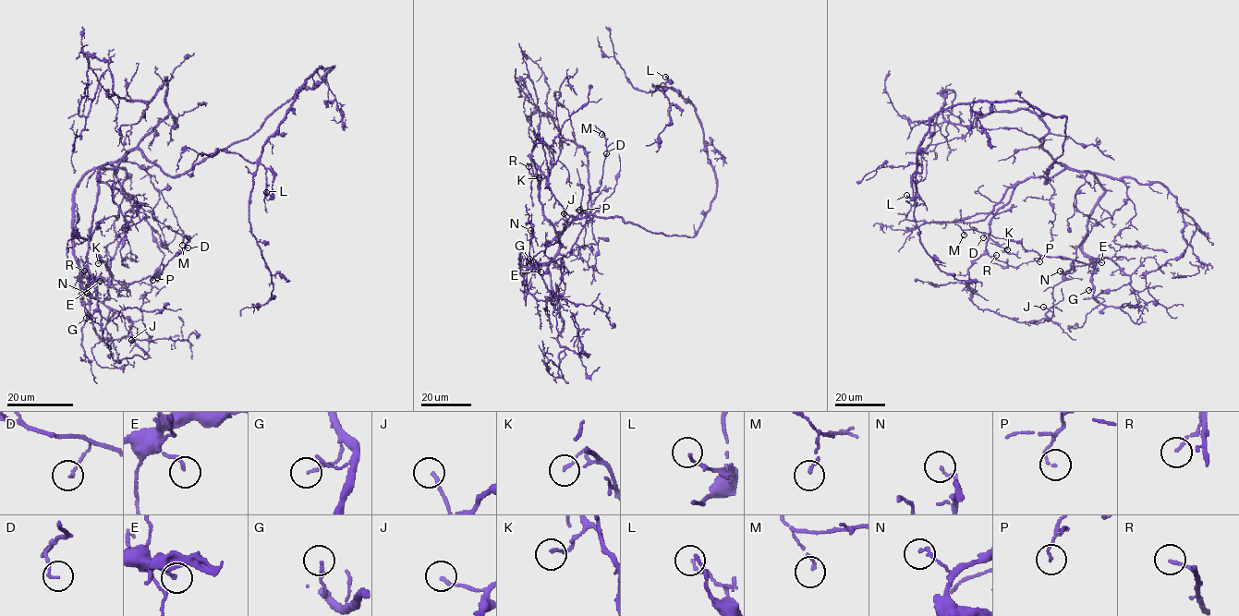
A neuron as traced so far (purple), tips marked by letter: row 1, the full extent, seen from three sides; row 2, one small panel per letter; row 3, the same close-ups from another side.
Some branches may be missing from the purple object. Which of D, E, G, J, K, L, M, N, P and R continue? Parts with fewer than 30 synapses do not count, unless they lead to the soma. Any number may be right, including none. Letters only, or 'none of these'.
none of these

